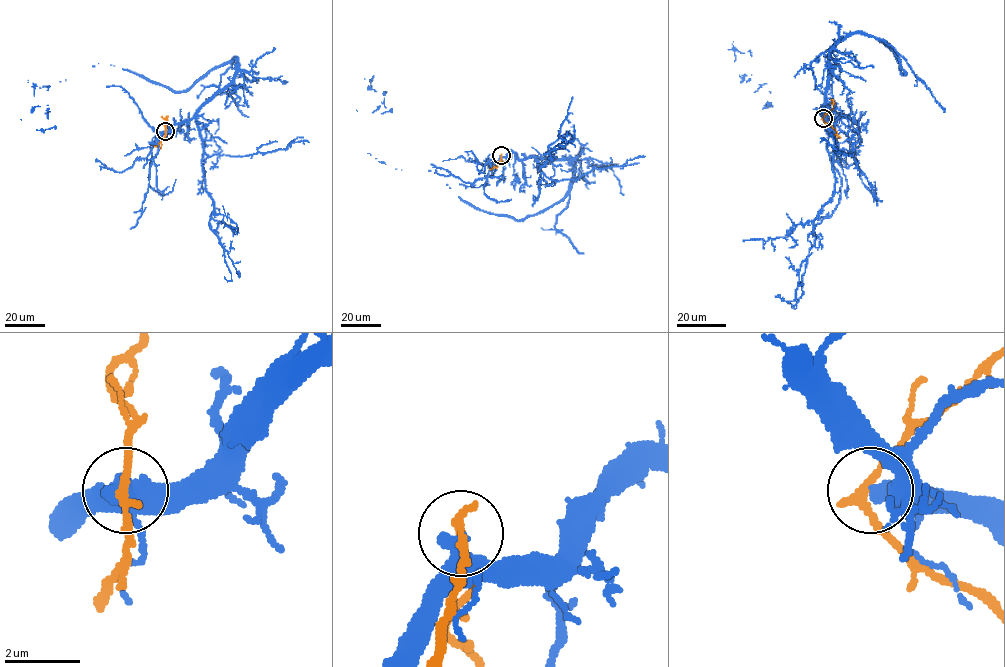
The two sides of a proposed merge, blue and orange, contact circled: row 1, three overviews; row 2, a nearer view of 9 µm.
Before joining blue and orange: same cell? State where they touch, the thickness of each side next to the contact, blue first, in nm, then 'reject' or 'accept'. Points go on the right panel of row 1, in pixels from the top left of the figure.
at (823, 118); 500 nm thick on the blue side, 200 nm on the other; accept

